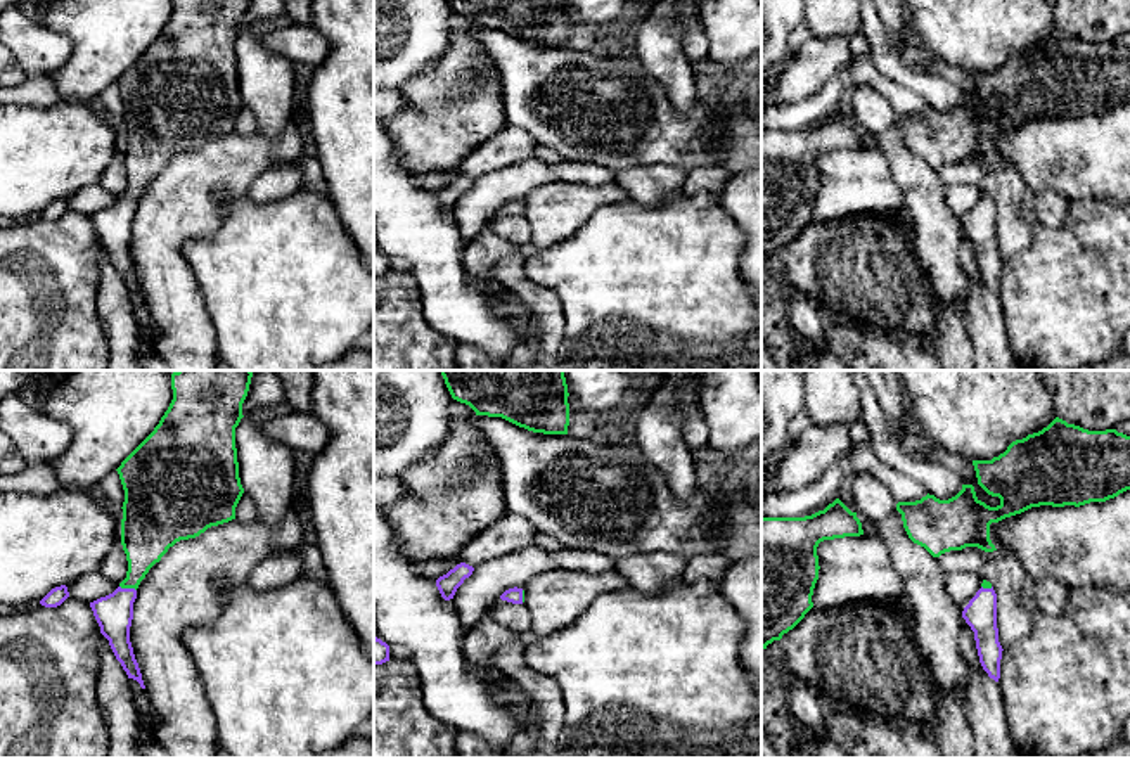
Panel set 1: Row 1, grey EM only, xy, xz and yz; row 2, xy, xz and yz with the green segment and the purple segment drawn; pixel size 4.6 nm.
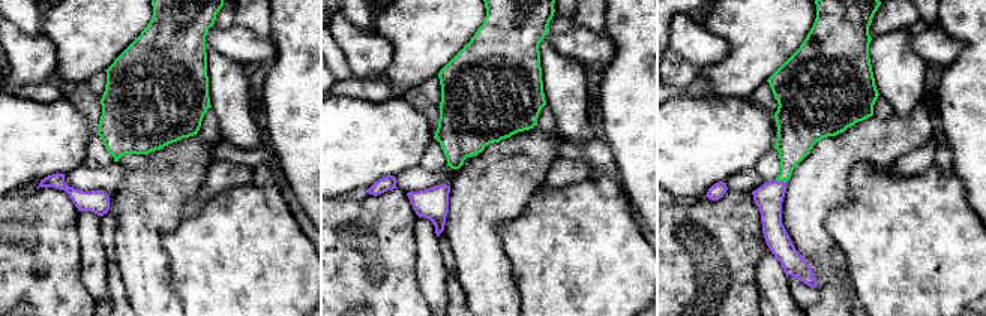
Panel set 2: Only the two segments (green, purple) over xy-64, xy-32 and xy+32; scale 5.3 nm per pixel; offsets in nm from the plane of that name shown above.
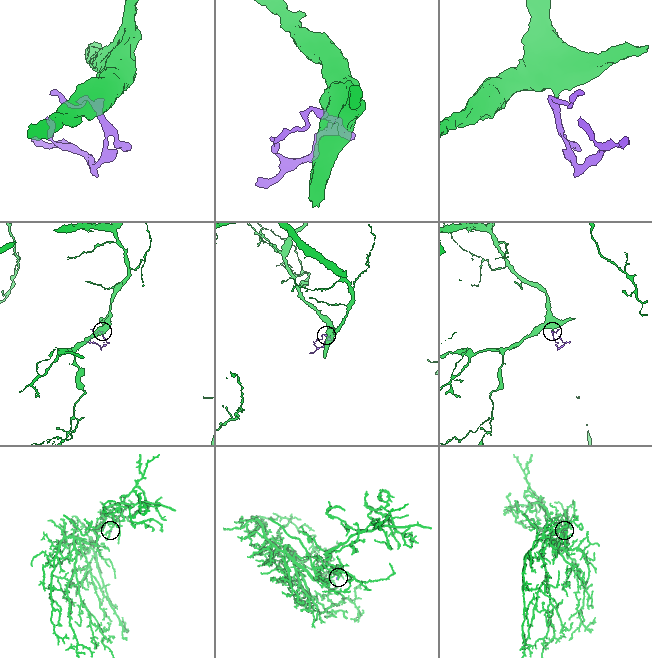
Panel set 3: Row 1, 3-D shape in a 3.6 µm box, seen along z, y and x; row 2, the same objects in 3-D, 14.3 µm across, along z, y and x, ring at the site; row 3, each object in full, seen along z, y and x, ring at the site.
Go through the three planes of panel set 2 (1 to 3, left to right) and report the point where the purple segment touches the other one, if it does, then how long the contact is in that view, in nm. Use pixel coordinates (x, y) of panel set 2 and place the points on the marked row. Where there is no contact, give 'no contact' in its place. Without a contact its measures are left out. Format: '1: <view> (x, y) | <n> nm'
1: no contact
2: no contact
3: xy+32 (781, 180) | 70 nm

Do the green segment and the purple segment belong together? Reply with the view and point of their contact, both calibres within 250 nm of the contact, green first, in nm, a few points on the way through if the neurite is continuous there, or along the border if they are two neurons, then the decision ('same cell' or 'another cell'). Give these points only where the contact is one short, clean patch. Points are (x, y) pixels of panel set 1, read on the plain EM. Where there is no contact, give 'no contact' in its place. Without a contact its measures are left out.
contact xy (128, 199); calibres 240 and 170 nm; way xy (146, 149), (137, 184), (128, 199), (115, 224); same cell

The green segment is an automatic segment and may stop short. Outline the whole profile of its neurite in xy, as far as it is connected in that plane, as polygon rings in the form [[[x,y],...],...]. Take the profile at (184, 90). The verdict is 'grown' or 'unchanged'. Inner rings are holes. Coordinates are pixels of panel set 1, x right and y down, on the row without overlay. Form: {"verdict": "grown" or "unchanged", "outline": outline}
{"verdict": "grown", "outline": [[[171,0],[173,12],[154,43],[116,81],[125,102],[121,157],[128,183],[119,199],[90,220],[100,246],[126,284],[145,301],[130,254],[137,201],[149,182],[180,152],[196,151],[211,138],[235,132],[244,106],[239,90],[235,40],[249,0]]]}

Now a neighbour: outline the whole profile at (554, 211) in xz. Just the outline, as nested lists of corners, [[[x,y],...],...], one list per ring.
[[[552,182],[524,197],[524,218],[531,228],[531,242],[538,251],[573,235],[602,206],[626,202],[628,192],[620,185],[585,185]]]

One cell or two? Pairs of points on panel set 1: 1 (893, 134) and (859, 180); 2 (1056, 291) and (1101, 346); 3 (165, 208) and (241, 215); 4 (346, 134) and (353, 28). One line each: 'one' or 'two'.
1: two
2: one
3: two
4: one

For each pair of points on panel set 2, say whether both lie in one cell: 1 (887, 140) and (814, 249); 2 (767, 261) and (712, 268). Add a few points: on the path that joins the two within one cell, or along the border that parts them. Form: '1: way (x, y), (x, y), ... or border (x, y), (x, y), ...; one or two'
1: way (854, 150), (814, 190), (814, 216); one
2: border (767, 246), (757, 268), (760, 298); two

